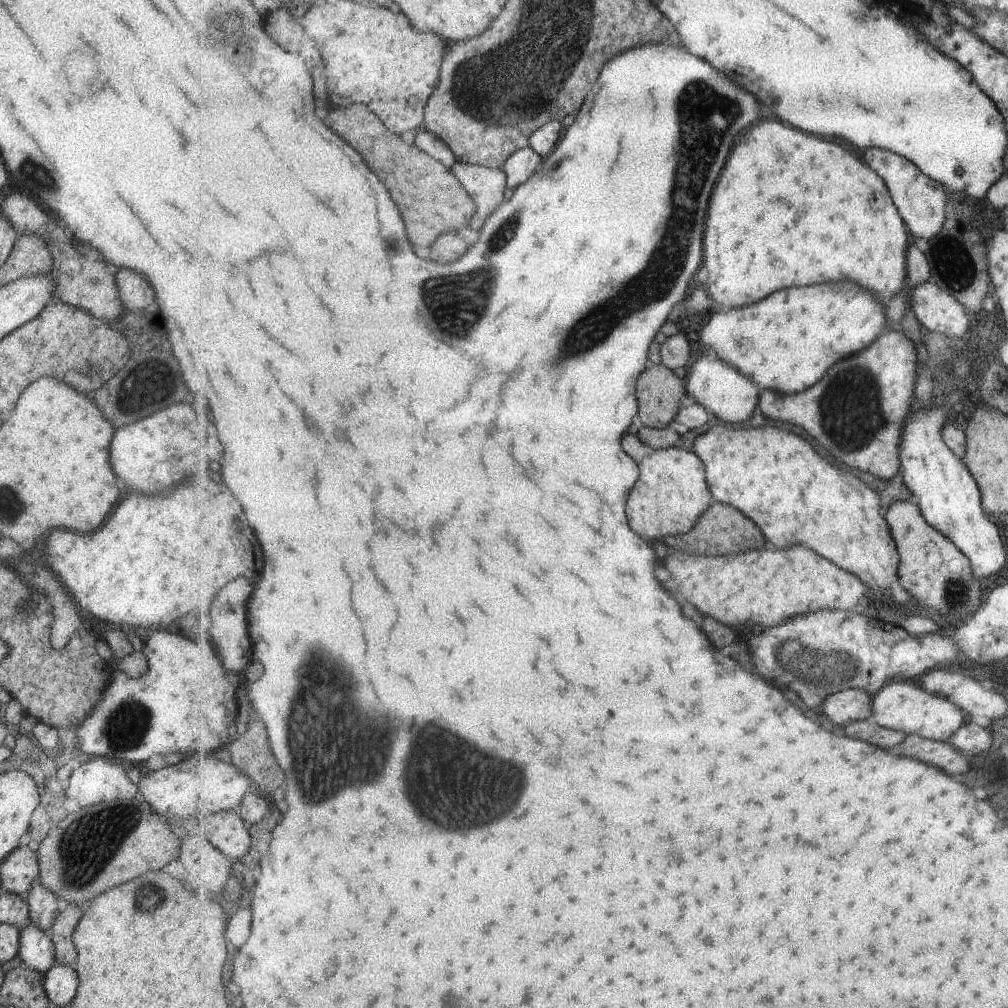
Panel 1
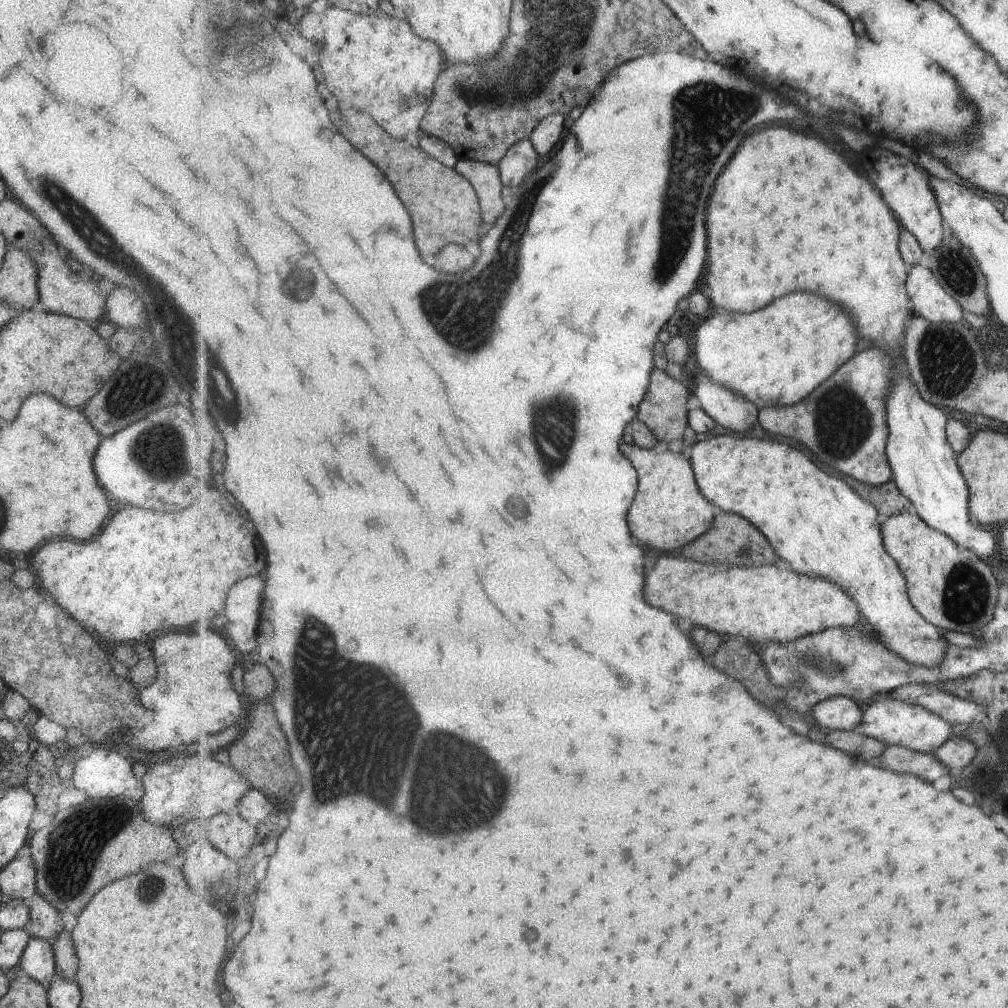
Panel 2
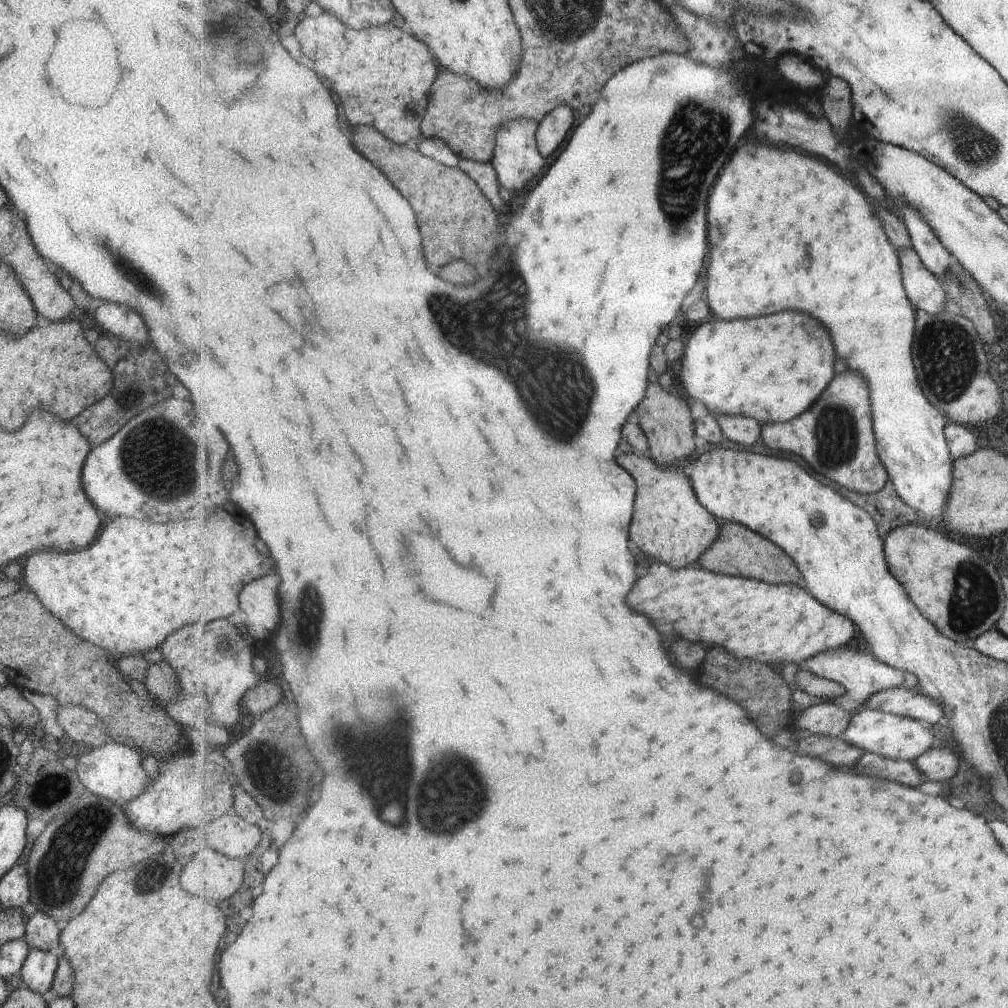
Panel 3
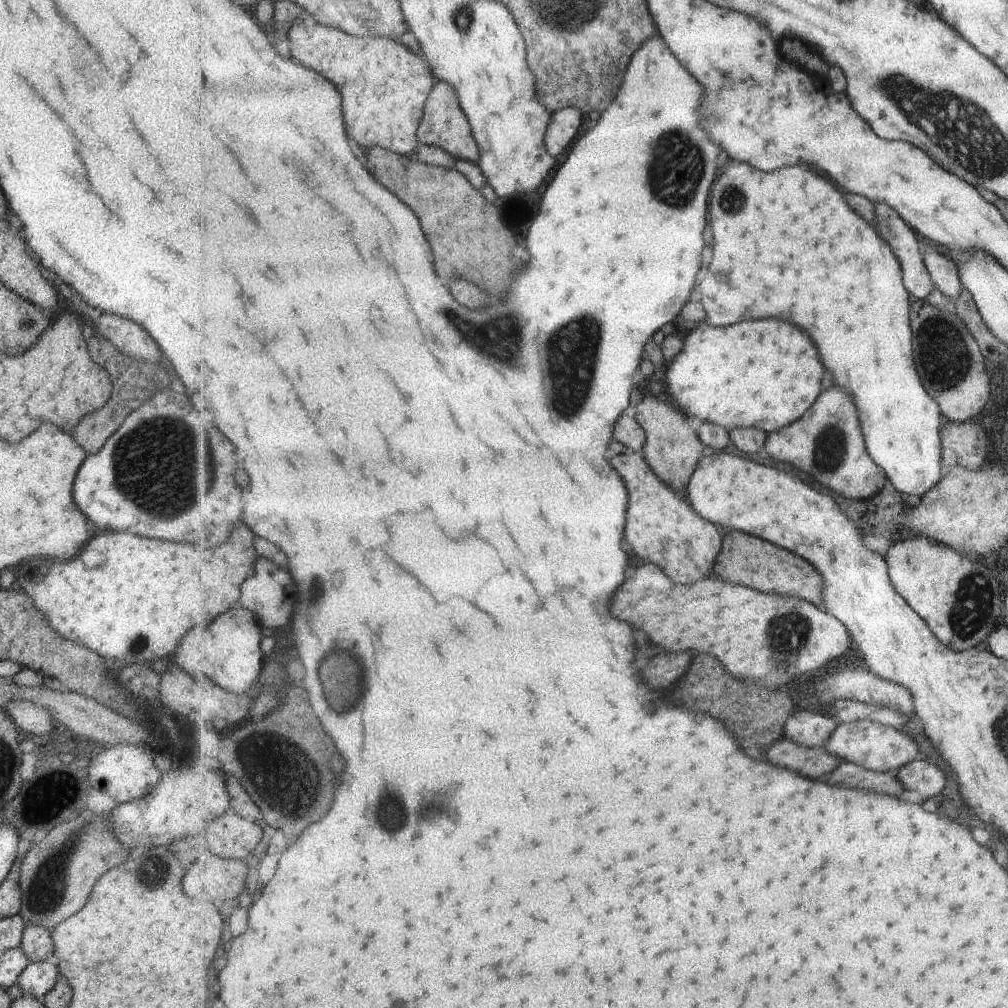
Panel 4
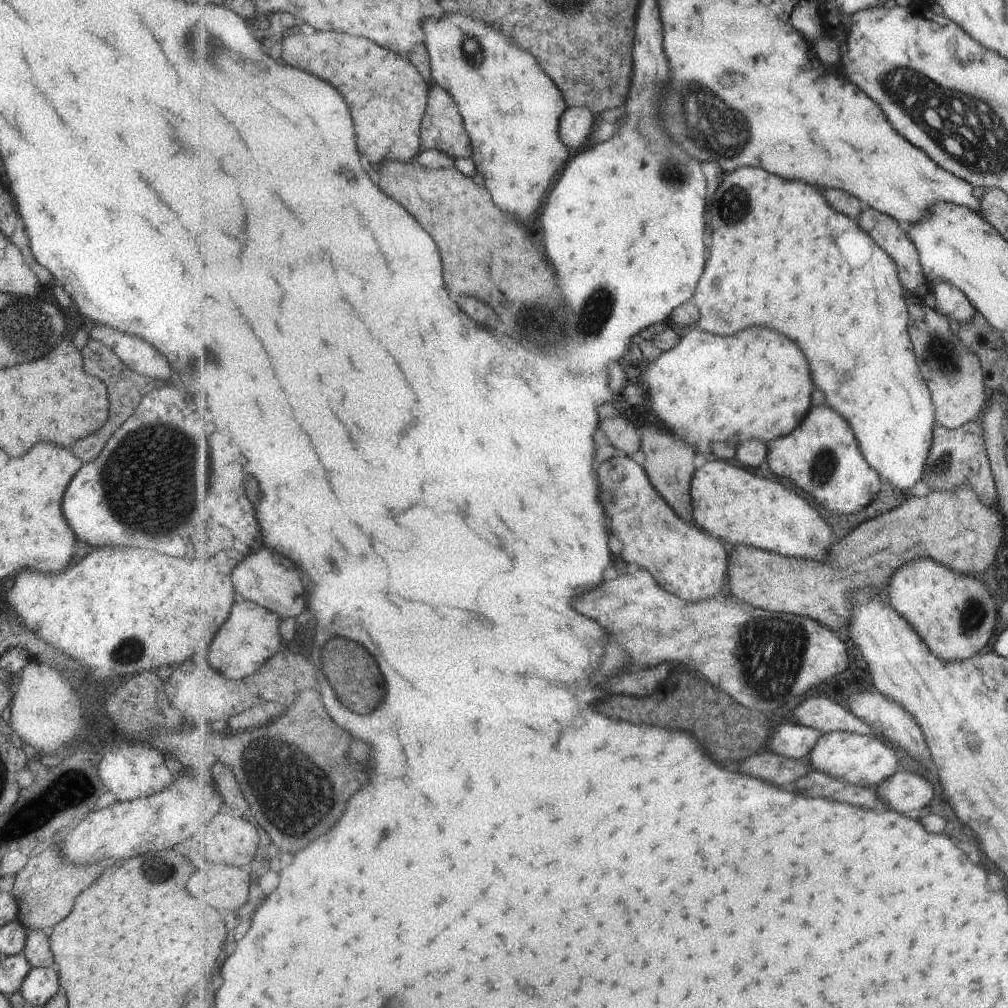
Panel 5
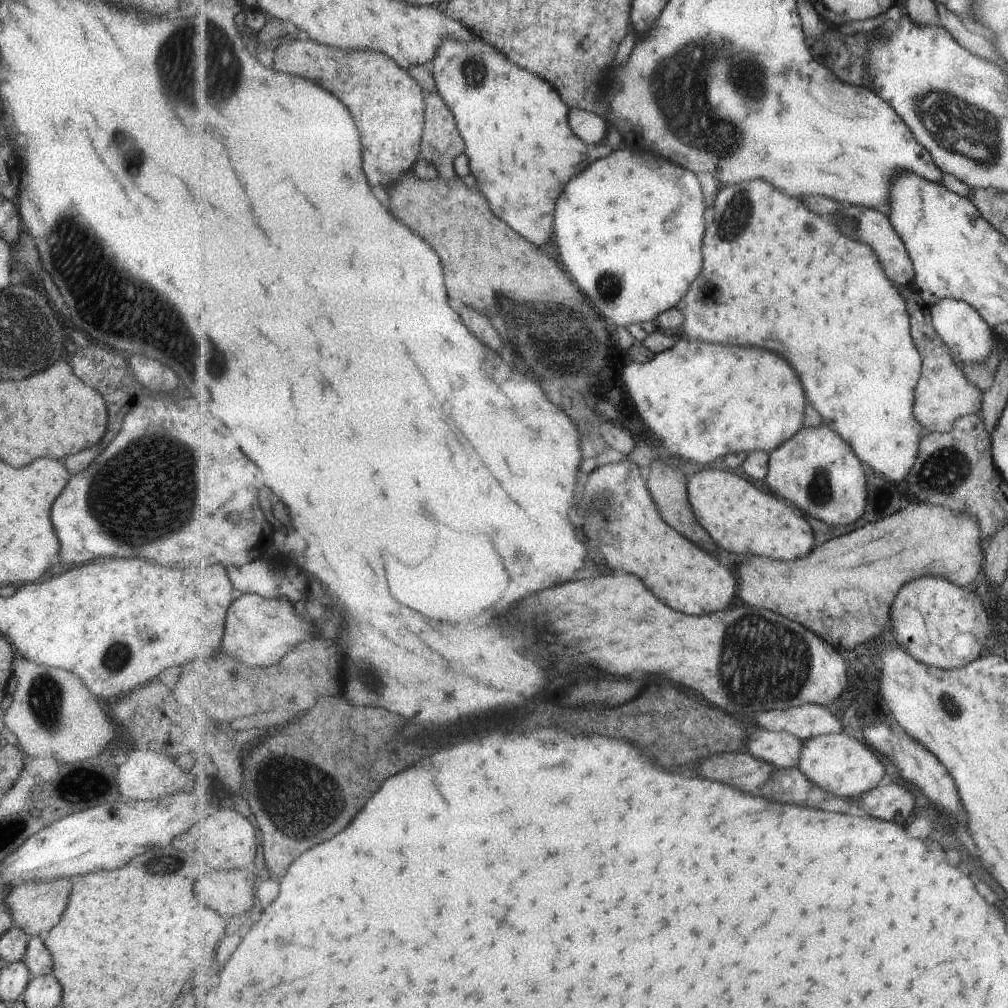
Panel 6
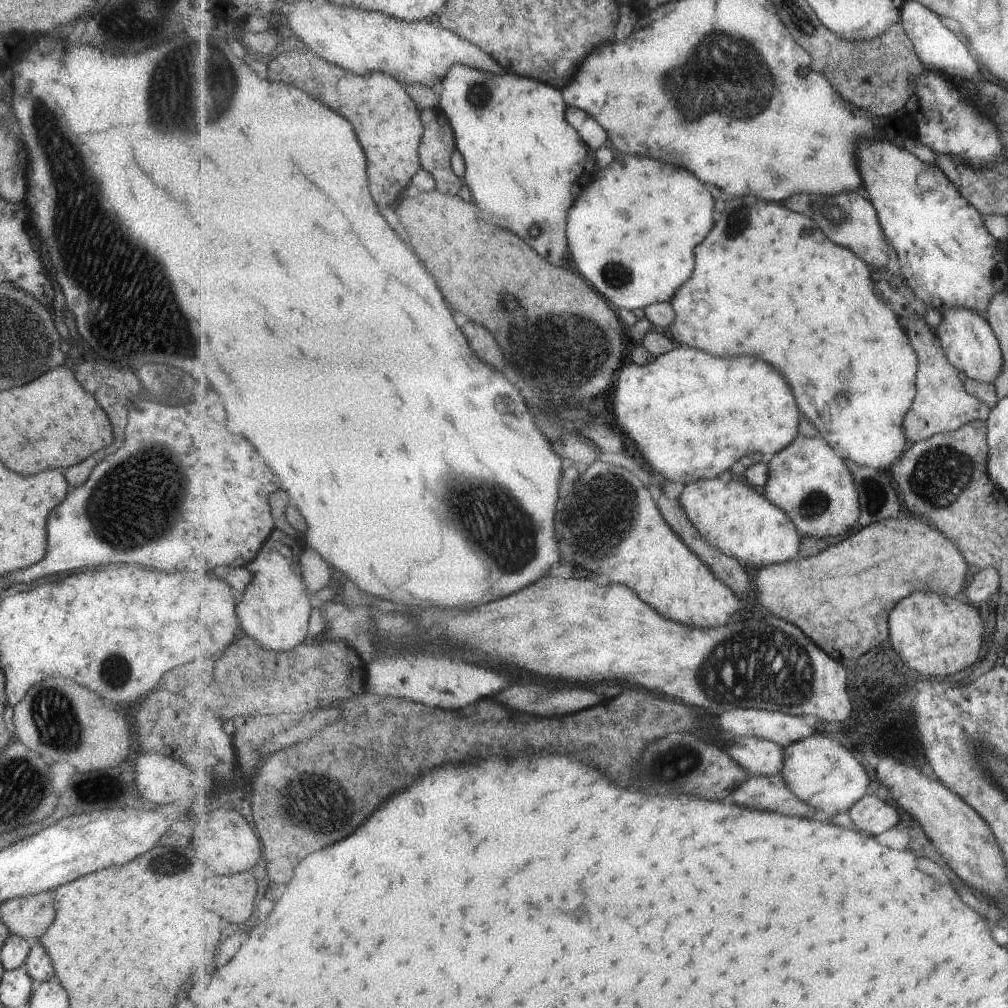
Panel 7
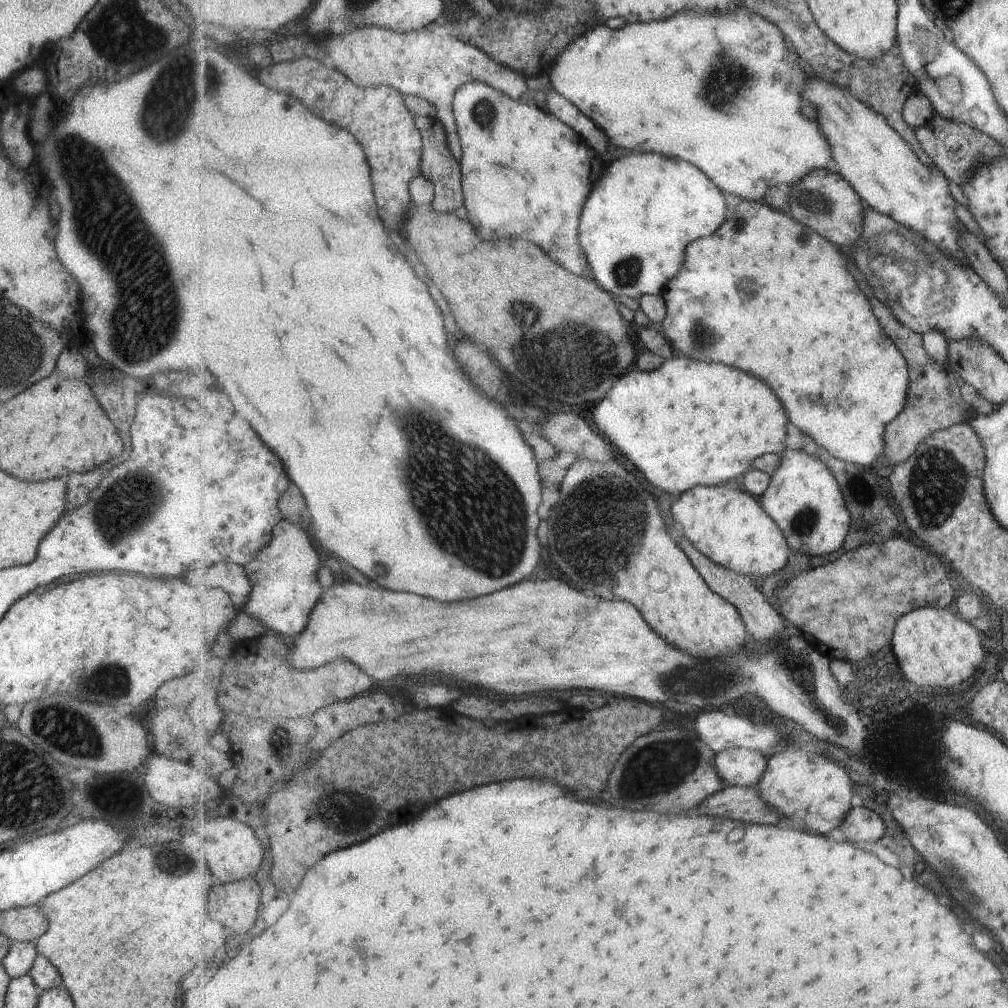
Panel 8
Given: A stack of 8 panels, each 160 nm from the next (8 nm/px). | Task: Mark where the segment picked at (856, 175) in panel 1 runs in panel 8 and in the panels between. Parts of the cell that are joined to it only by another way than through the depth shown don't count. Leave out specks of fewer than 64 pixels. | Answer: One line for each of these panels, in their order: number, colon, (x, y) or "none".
2: (782, 220)
3: (783, 209)
4: (787, 245)
5: (792, 247)
6: (773, 262)
7: (759, 252)
8: (802, 324)

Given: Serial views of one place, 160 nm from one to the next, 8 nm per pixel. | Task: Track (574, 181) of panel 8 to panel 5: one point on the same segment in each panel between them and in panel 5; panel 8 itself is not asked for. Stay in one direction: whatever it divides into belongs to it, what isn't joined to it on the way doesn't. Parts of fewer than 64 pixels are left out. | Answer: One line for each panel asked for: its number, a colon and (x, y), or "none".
5: (512, 110)
6: (519, 141)
7: (525, 164)

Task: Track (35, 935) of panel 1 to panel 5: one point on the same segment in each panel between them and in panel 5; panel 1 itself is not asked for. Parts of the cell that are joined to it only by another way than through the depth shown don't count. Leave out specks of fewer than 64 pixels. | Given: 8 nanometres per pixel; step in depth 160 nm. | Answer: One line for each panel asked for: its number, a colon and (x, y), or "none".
2: (37, 960)
3: (37, 971)
4: (37, 978)
5: (40, 984)

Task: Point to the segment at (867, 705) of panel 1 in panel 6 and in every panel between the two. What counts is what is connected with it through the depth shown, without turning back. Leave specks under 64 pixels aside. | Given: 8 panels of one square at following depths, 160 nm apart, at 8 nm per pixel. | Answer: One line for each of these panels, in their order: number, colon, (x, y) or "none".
2: (837, 713)
3: (825, 719)
4: (812, 729)
5: (792, 740)
6: (782, 750)

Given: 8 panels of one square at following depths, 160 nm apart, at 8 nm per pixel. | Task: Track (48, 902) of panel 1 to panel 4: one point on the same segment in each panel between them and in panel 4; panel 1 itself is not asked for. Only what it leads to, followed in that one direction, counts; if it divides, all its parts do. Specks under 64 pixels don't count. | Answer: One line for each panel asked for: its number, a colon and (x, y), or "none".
2: (45, 922)
3: (41, 932)
4: (35, 942)

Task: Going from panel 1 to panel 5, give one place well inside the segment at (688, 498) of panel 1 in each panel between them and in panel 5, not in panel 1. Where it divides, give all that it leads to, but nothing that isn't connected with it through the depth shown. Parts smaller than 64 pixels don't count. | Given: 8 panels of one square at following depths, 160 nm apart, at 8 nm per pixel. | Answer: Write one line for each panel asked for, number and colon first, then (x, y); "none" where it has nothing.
2: (670, 512)
3: (671, 524)
4: (663, 527)
5: (687, 560)

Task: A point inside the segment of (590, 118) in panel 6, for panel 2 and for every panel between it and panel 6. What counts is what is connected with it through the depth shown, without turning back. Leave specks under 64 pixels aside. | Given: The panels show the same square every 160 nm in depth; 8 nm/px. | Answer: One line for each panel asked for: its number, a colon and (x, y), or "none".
2: (548, 133)
3: (553, 130)
4: (565, 124)
5: (576, 126)

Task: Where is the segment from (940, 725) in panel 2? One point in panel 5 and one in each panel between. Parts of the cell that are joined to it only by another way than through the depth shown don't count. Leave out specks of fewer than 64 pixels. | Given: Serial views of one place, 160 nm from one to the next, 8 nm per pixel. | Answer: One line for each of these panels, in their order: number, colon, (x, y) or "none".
3: (900, 738)
4: (875, 747)
5: (862, 760)

